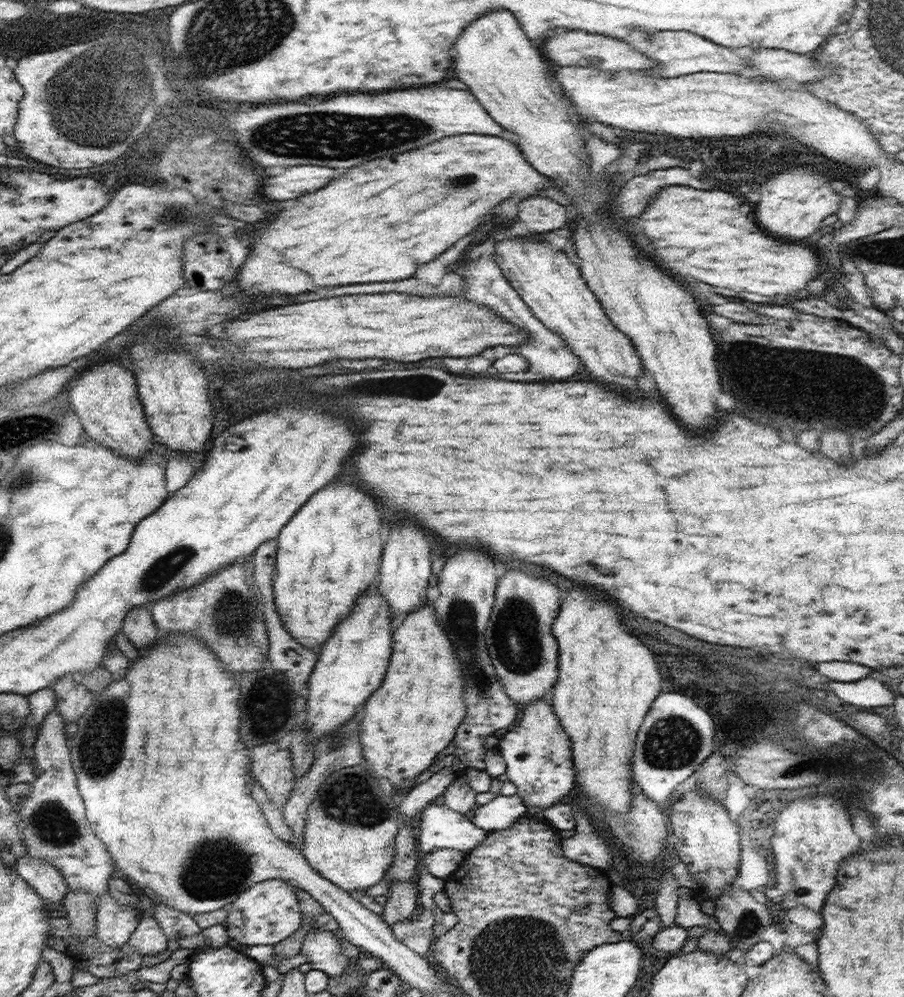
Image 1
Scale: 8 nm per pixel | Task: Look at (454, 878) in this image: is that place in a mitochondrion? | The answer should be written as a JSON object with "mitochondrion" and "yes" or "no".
{"mitochondrion":"no"}

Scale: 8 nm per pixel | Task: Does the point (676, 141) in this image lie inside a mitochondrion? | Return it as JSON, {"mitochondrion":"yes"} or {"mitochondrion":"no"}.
{"mitochondrion":"no"}

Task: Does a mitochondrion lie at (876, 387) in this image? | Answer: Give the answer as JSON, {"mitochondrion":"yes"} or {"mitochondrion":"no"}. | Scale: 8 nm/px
{"mitochondrion":"yes"}

